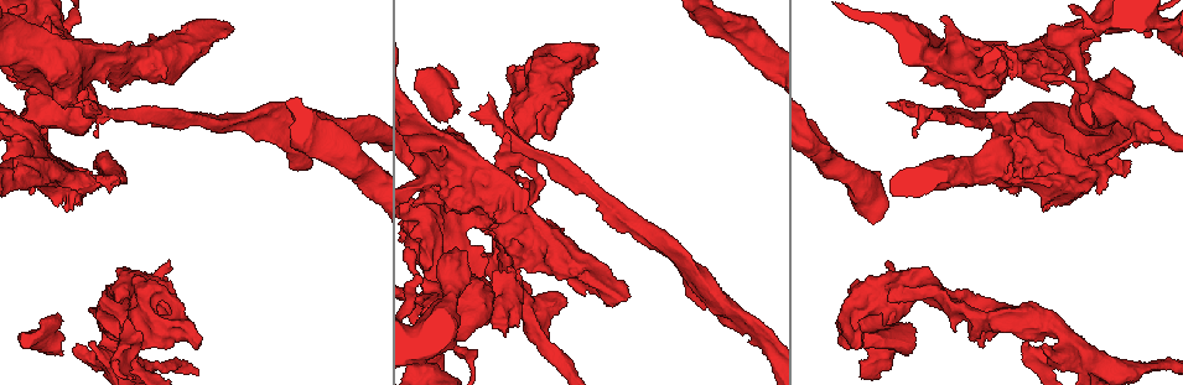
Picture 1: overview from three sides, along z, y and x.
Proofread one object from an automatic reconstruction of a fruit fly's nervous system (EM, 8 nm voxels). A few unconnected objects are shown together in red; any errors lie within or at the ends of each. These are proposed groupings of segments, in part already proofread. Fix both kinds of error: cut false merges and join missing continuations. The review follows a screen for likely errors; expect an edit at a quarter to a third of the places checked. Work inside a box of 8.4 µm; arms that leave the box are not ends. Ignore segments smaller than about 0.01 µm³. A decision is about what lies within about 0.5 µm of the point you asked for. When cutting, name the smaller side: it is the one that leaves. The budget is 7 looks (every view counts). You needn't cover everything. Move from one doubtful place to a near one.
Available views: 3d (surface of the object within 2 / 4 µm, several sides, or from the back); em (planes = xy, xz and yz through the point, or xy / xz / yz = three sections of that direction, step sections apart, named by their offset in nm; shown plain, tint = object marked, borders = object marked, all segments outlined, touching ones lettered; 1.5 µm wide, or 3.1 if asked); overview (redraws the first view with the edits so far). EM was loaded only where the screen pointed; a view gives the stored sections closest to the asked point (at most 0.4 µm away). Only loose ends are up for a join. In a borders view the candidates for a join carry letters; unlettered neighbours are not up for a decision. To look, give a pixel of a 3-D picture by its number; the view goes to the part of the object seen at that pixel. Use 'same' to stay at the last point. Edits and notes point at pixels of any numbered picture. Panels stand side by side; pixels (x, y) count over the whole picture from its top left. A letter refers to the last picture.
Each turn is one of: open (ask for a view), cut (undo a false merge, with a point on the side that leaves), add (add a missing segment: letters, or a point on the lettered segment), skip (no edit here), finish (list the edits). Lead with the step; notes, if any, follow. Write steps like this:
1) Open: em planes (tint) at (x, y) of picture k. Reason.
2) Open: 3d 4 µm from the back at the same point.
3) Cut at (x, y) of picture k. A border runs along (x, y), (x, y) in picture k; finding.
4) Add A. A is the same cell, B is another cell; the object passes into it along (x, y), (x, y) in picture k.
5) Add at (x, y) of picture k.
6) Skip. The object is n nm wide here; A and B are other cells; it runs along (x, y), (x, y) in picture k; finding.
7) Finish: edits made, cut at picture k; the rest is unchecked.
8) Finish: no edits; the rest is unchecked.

Open: em 3.1 µm planes (borders) at (630, 297) of picture 1. An open end.

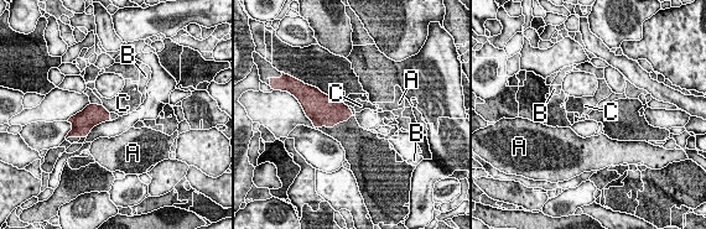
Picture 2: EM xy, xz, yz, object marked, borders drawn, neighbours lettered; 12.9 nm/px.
Skip. A, B and C are other cells; a border runs along (103, 104), (110, 112) in picture 2; no lettered segment goes on from it.

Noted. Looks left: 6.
Open: 3d 2 µm at (252, 138) of picture 1. Branch stops here.

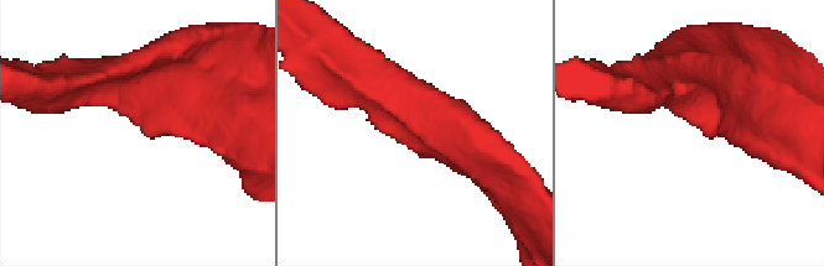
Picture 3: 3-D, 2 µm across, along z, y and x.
Open: em planes (borders) at (141, 126) of picture 3. The arms are 240, 280 nm wide; now the EM.

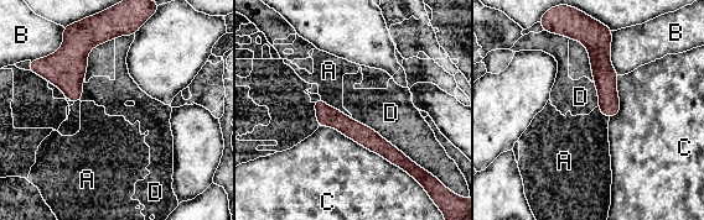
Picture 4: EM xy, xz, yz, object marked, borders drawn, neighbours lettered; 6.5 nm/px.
Skip. The longest contact is with C, 550 nm; A, B, C and D are other cells; a border runs along (320, 99), (351, 119) in picture 4; no lettered segment goes on from it.

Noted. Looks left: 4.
Open: 3d 2 µm from the back at (988, 318) of picture 1. A fork.

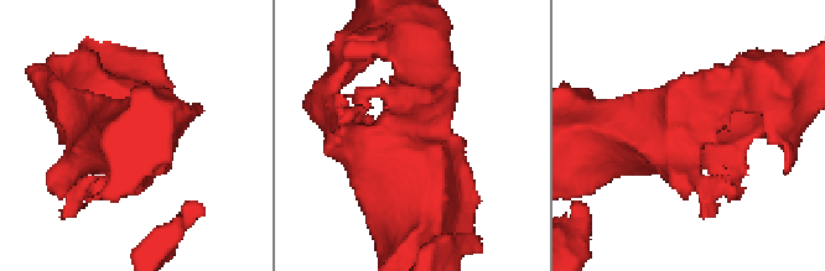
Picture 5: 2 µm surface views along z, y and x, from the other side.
Open: em yz step 4 (tint) at (417, 144) of picture 5.

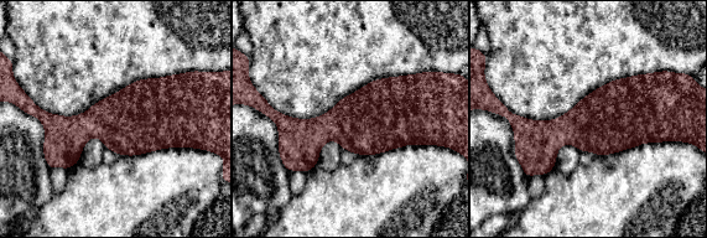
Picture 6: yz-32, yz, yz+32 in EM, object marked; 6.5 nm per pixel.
Open: em yz step 4 (borders) at the same point.

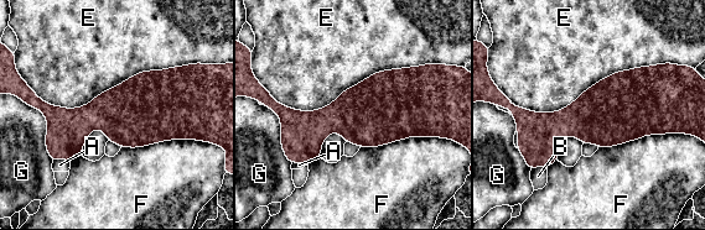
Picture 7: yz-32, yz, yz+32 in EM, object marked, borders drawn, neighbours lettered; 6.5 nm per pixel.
Skip. The object is 400 nm wide here; A, B, E, F and G are other cells; a border runs along (186, 64), (71, 109), (34, 93) in picture 7; all the same neuron.

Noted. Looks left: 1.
Finish: no edits; the rest is unchecked.

